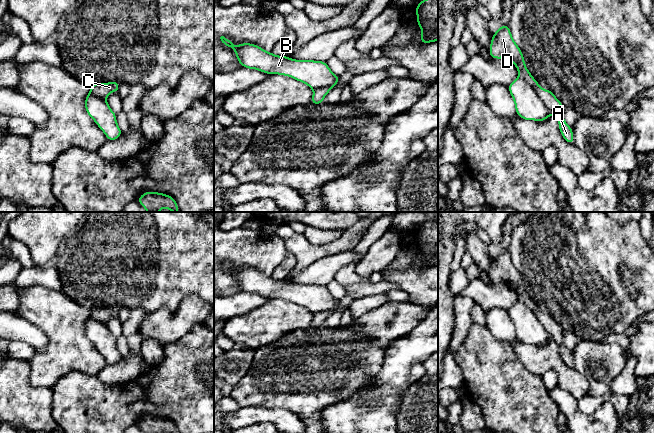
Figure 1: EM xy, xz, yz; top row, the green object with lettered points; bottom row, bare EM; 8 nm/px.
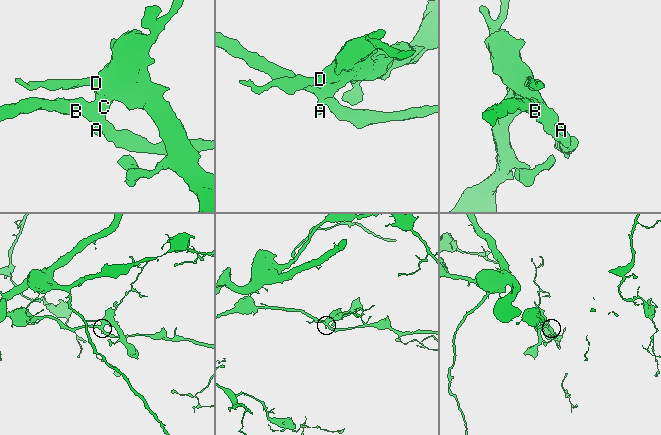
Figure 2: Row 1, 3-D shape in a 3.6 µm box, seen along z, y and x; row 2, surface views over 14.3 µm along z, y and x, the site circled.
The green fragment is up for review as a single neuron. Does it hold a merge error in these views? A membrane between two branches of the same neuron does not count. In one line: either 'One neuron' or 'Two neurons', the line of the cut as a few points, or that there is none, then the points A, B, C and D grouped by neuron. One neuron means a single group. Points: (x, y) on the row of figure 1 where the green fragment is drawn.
Two neurons. Split along yz (519, 77), (523, 78), (534, 89), (550, 112). Groups: A C D / B

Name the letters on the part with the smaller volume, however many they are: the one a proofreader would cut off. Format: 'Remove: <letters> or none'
Remove: A, C, D

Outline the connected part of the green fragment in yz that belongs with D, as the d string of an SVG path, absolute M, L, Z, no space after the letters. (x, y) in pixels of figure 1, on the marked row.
M502 24L499 30L493 33L489 54L490 57L495 59L506 57L517 67L519 78L526 80L532 88L535 89L546 108L558 120L559 130L565 141L569 144L573 144L574 137L572 128L564 121L564 106L560 100L554 96L551 90L542 89L530 74L524 63L524 56L518 45L513 40L508 25Z

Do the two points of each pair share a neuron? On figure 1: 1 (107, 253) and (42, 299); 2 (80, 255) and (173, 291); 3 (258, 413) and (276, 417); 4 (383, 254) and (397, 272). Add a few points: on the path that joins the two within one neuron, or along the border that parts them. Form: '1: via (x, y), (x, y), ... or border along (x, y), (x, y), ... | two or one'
1: border along (61, 290), (80, 305) | two
2: via (103, 259), (141, 259), (150, 268) | one
3: via (262, 415), (272, 415) | one
4: border along (401, 242), (401, 248), (396, 257), (381, 271) | two

